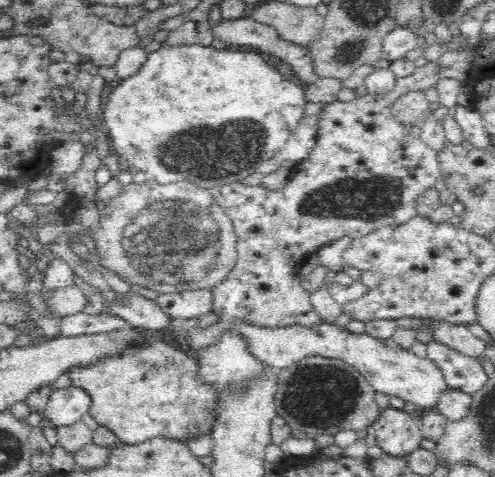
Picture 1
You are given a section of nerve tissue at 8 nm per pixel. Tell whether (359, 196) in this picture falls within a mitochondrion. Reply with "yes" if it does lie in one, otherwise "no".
yes

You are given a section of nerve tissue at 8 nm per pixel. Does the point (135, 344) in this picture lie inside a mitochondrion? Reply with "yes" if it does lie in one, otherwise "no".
no

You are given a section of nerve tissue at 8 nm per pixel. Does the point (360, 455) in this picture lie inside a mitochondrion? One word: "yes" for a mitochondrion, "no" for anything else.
no

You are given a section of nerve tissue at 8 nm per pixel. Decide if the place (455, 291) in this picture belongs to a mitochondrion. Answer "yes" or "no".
no

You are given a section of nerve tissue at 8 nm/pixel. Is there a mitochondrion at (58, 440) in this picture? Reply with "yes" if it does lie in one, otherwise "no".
no

